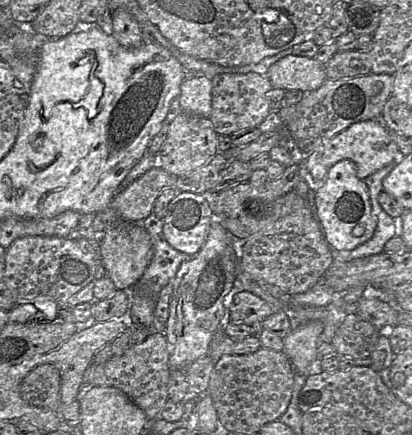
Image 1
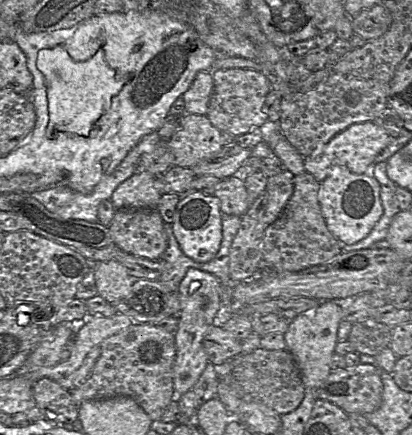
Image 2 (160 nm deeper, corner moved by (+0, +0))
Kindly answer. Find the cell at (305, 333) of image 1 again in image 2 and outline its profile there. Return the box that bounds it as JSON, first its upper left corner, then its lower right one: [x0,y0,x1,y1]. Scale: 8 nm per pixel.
[284,301,343,389]

